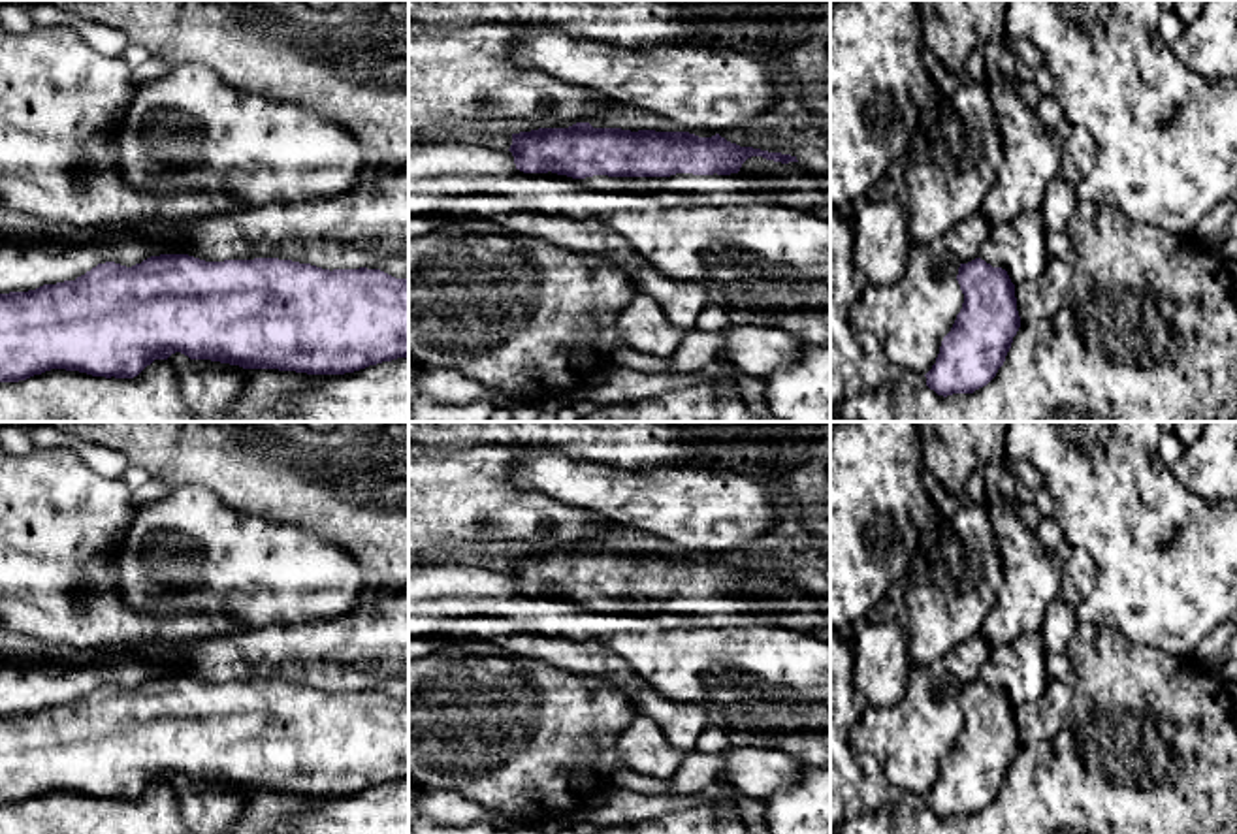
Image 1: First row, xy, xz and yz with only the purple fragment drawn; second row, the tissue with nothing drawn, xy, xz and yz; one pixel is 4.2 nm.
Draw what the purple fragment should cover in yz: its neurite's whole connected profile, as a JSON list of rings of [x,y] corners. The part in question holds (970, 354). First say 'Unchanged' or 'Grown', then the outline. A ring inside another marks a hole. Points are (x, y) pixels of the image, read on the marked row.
Unchanged. [[[975,258],[960,264],[956,281],[964,294],[962,309],[924,375],[926,386],[943,397],[987,386],[1020,328],[1015,284],[1005,269]]]

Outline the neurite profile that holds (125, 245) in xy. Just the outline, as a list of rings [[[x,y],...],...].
[[[141,226],[96,230],[83,245],[43,237],[26,245],[0,241],[0,294],[75,281],[105,262],[132,267],[160,254],[169,252],[162,241],[147,235]]]

